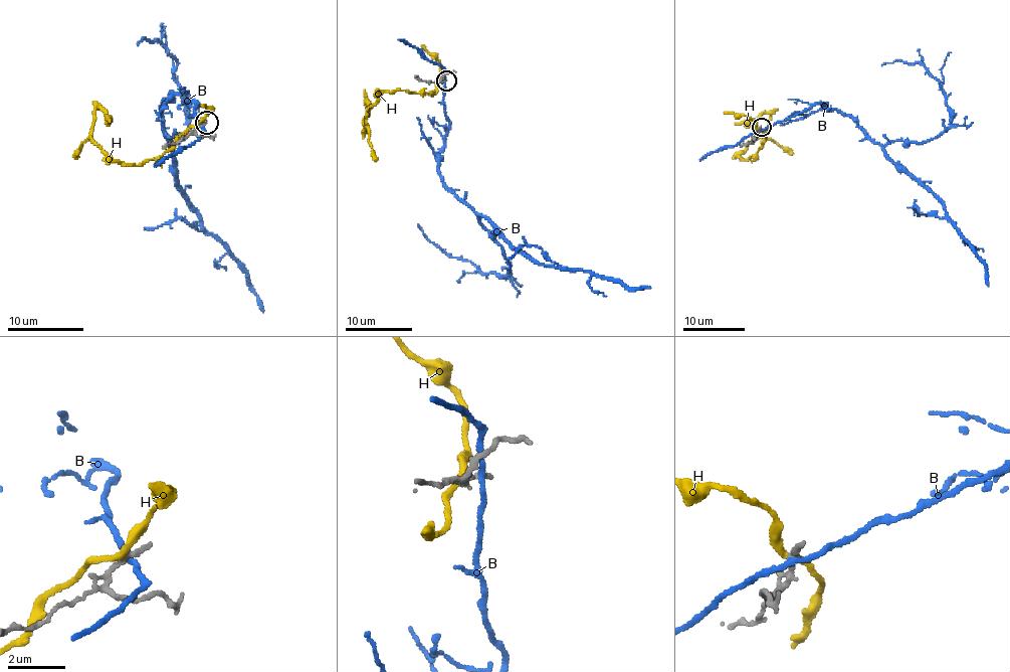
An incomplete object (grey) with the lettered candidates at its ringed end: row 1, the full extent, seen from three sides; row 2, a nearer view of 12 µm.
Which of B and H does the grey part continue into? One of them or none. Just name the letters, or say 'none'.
none

